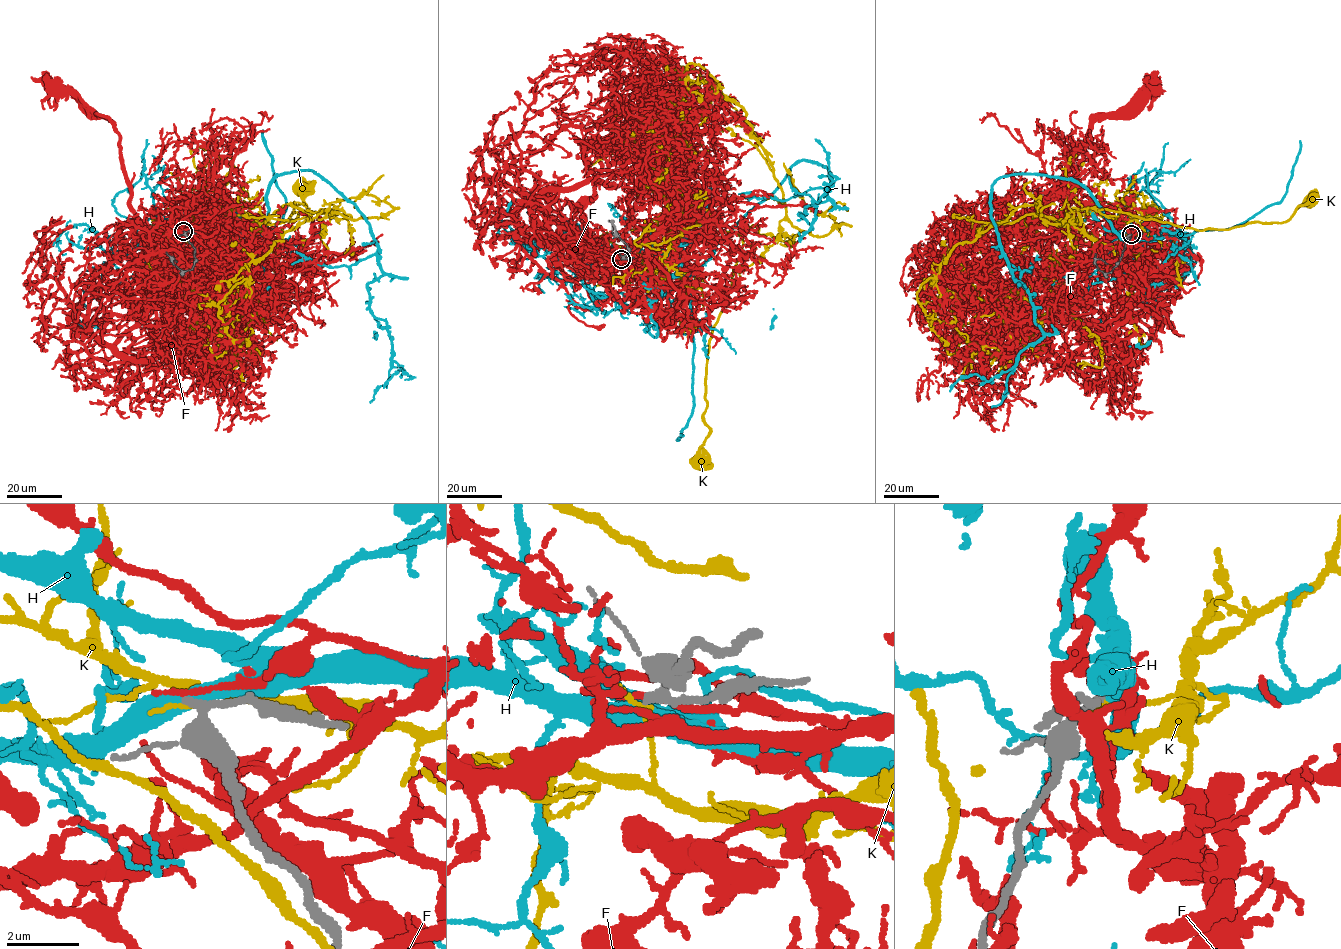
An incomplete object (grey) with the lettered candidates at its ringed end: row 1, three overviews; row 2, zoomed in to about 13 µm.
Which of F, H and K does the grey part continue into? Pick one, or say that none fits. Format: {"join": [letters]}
{"join": []}

